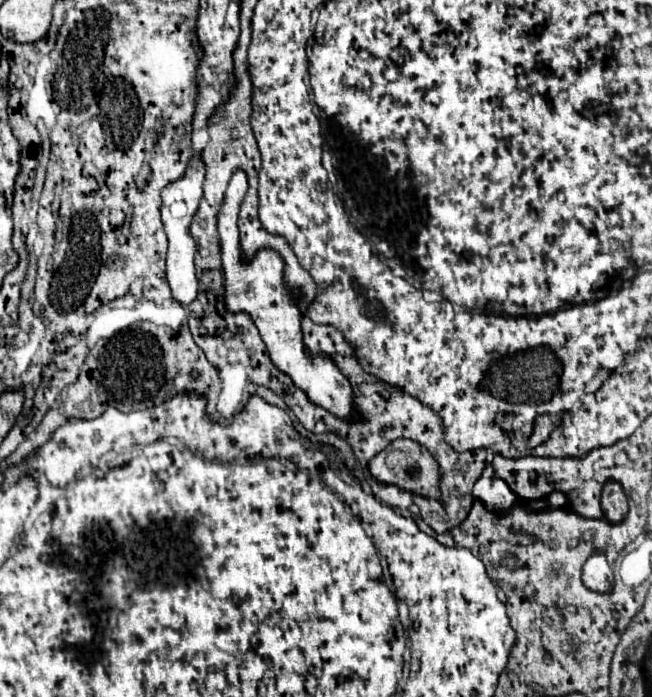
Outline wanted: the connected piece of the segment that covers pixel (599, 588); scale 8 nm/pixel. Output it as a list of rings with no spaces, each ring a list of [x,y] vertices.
[[[595,552],[583,566],[583,584],[591,592],[611,592],[613,590],[613,568],[607,564],[605,556]]]

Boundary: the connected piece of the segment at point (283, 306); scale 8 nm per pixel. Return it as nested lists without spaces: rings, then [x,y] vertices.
[[[237,170],[227,186],[225,200],[221,206],[221,212],[217,216],[217,232],[221,242],[221,264],[223,264],[223,276],[225,276],[225,308],[233,314],[247,312],[251,320],[255,322],[261,340],[265,342],[273,364],[285,372],[293,384],[303,390],[309,398],[309,402],[329,410],[337,418],[345,422],[357,422],[359,410],[355,410],[355,386],[341,374],[335,360],[325,354],[311,354],[303,344],[303,332],[301,332],[301,310],[299,310],[299,296],[301,290],[291,290],[285,284],[283,268],[285,262],[275,250],[263,248],[259,250],[251,260],[245,260],[241,242],[239,242],[239,226],[237,216],[241,202],[247,194],[247,174],[243,170]]]

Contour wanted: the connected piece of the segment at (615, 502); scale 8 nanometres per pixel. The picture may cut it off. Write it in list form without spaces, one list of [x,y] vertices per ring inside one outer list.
[[[607,482],[605,484],[603,496],[601,496],[601,508],[603,508],[605,520],[611,522],[611,524],[619,524],[627,516],[629,500],[627,500],[623,488],[617,482]]]

